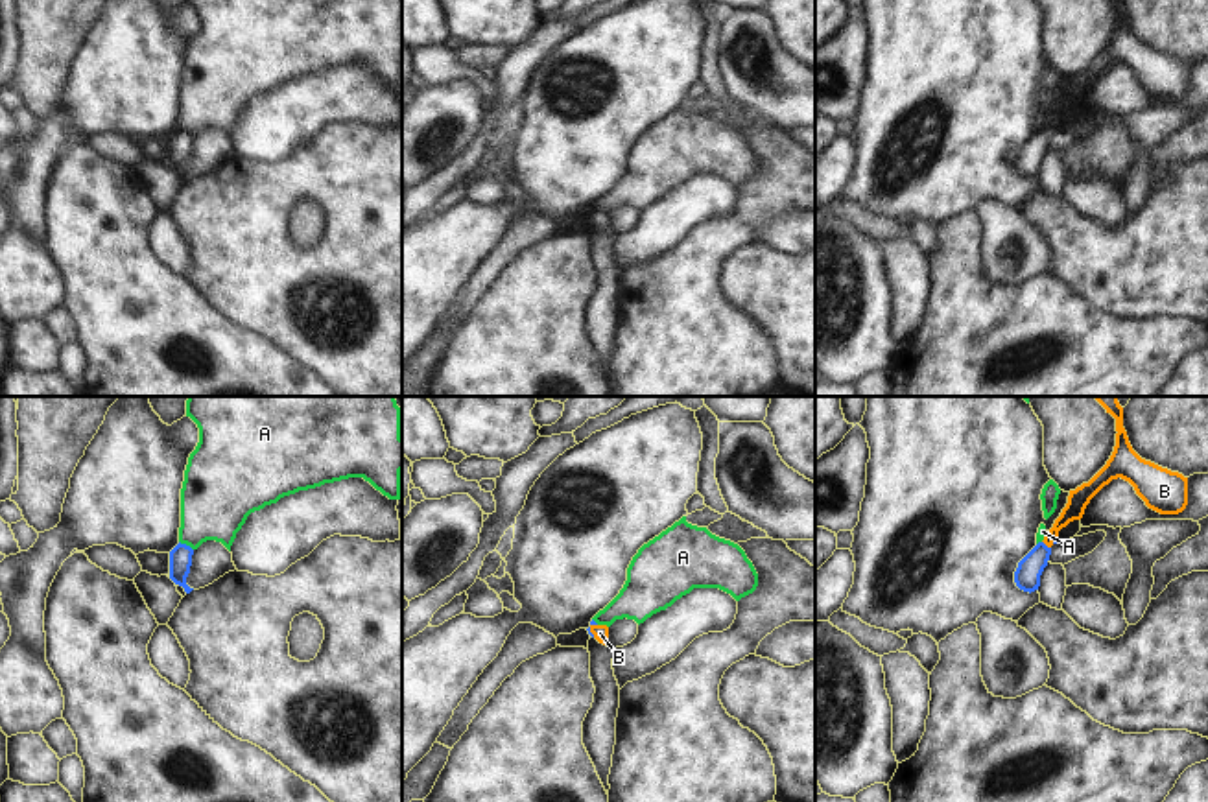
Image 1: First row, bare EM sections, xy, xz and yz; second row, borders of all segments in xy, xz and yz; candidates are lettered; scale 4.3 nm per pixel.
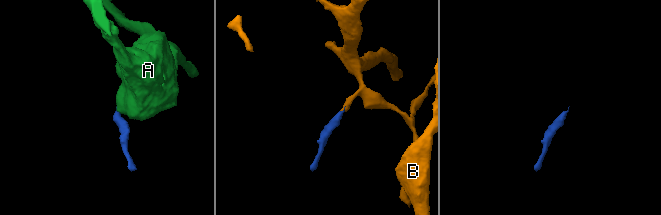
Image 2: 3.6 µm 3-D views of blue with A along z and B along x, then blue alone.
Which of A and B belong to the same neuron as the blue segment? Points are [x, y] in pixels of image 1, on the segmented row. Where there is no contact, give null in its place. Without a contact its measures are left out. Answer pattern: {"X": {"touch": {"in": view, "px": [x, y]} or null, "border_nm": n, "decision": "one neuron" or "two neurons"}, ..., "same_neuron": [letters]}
{"A": {"touch": {"in": "xy", "px": [185, 544]}, "border_nm": 80, "decision": "two neurons"}, "B": {"touch": {"in": "yz", "px": [1044, 544]}, "border_nm": 50, "decision": "one neuron"}, "same_neuron": ["B"]}

